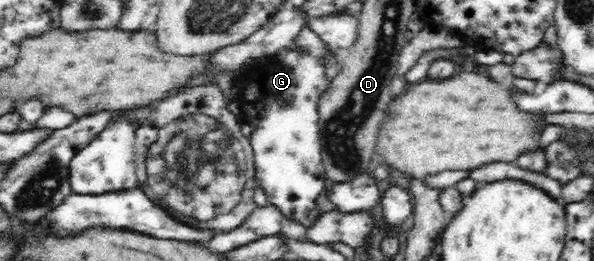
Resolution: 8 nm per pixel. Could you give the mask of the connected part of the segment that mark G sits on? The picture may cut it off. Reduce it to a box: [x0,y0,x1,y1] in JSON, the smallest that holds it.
[234,26,331,228]

